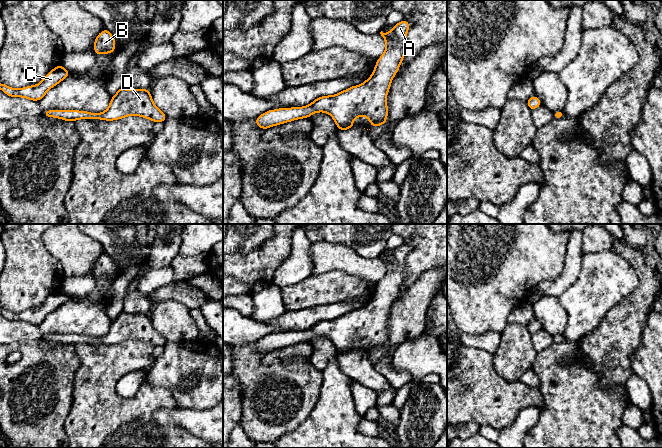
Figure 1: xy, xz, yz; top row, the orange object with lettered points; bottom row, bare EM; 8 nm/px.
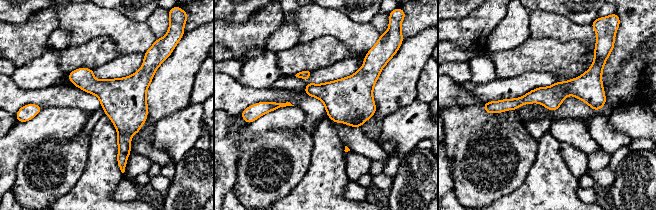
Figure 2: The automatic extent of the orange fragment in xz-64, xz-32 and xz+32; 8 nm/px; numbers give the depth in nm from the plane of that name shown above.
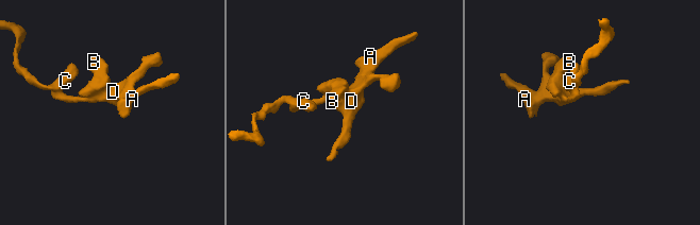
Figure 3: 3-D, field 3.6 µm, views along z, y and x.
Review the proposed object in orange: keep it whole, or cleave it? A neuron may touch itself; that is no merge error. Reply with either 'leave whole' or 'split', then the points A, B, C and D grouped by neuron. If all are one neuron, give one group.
leave whole; A B C D

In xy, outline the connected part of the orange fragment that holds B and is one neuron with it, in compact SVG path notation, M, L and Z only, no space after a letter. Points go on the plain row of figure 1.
M108 253L102 254L100 258L97 259L94 266L94 276L95 279L101 277L111 278L115 274L116 266L114 261L111 259Z

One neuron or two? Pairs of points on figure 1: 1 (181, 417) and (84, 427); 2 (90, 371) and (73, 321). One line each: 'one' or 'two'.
1: one
2: two

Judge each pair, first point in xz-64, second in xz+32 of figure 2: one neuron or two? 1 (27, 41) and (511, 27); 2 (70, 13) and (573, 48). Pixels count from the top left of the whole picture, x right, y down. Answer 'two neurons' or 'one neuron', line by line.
1: two neurons
2: two neurons

